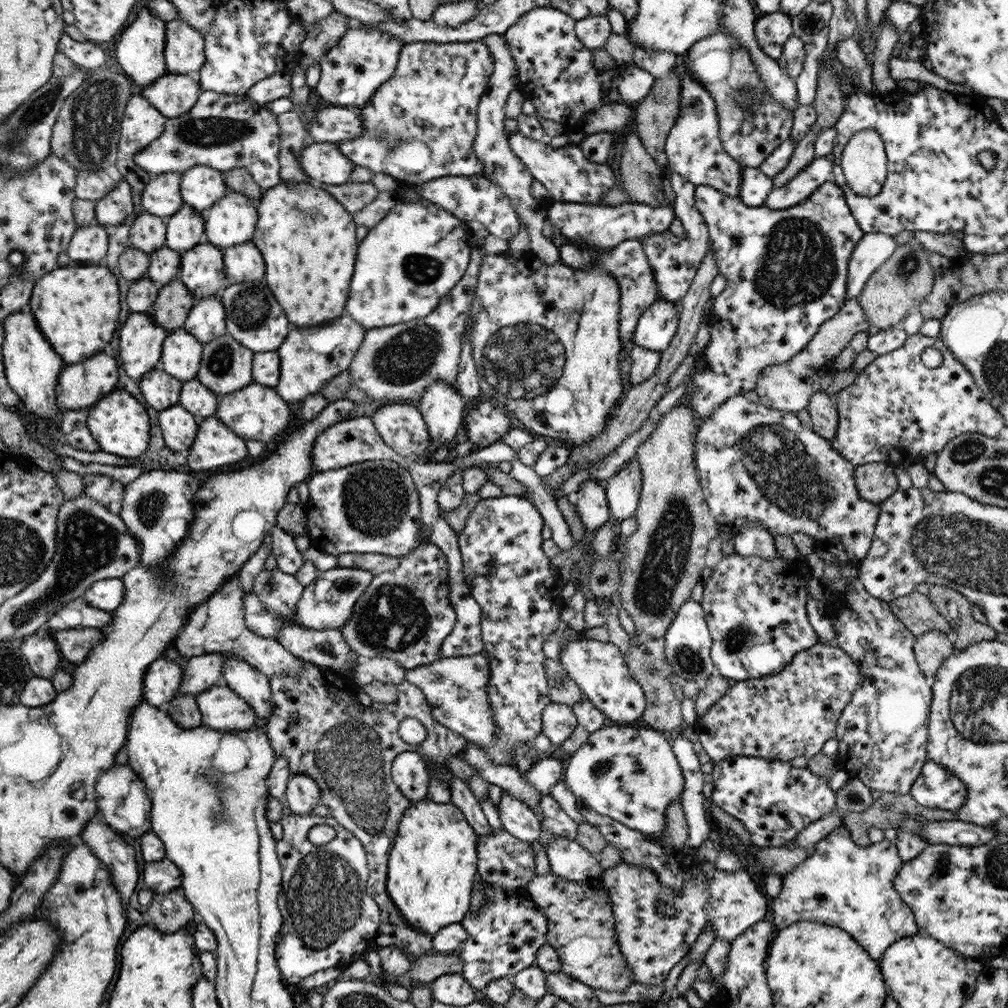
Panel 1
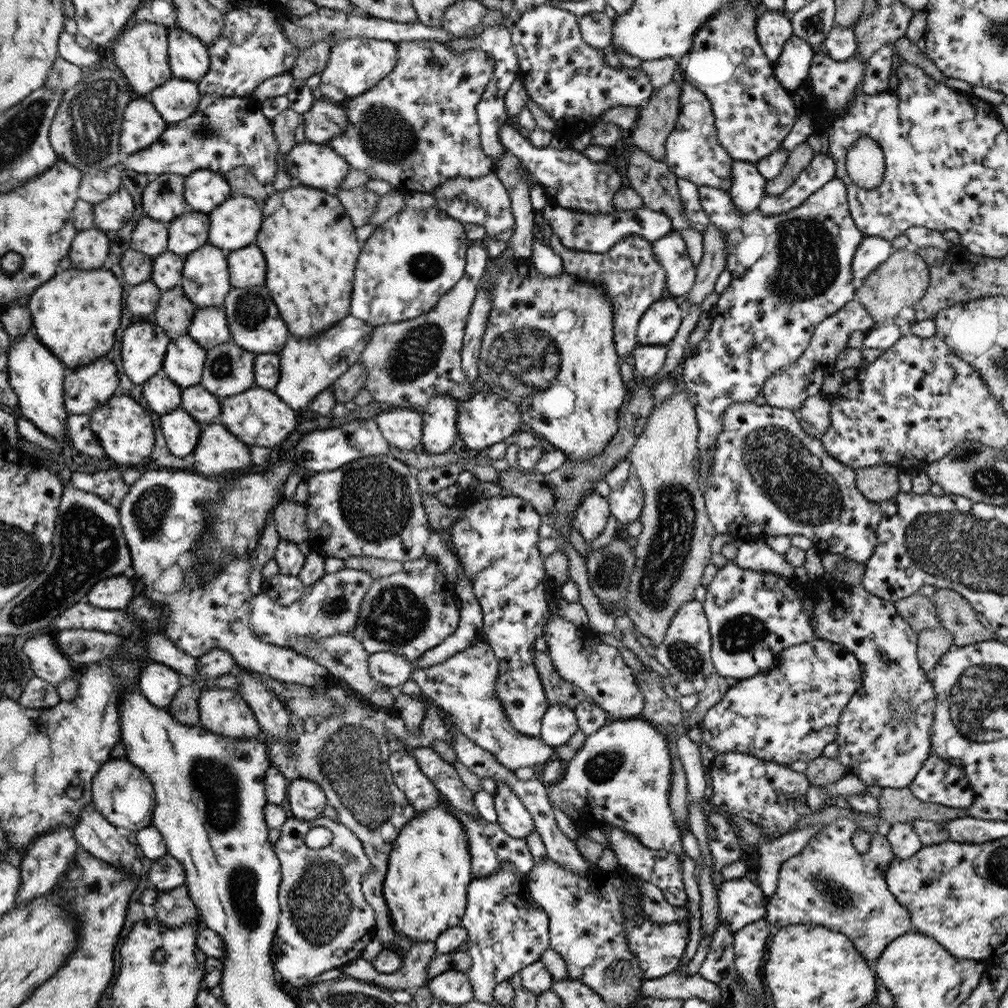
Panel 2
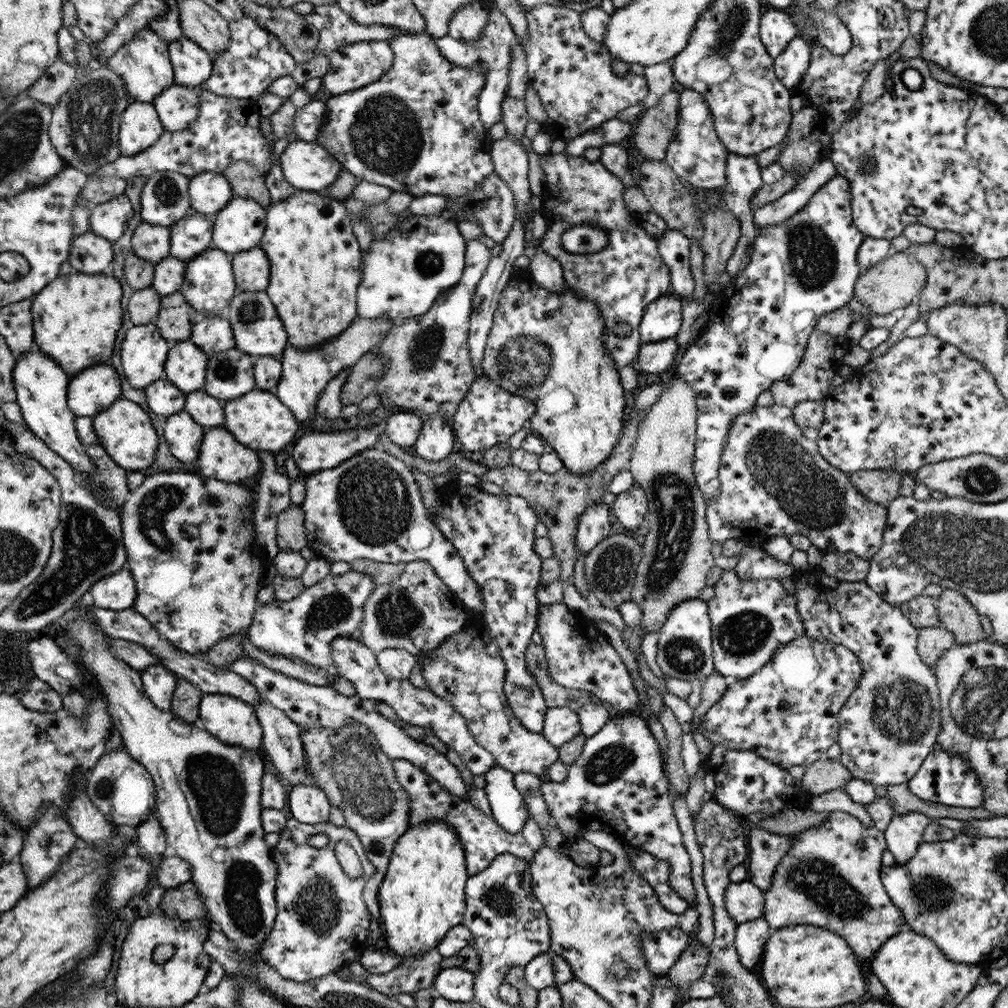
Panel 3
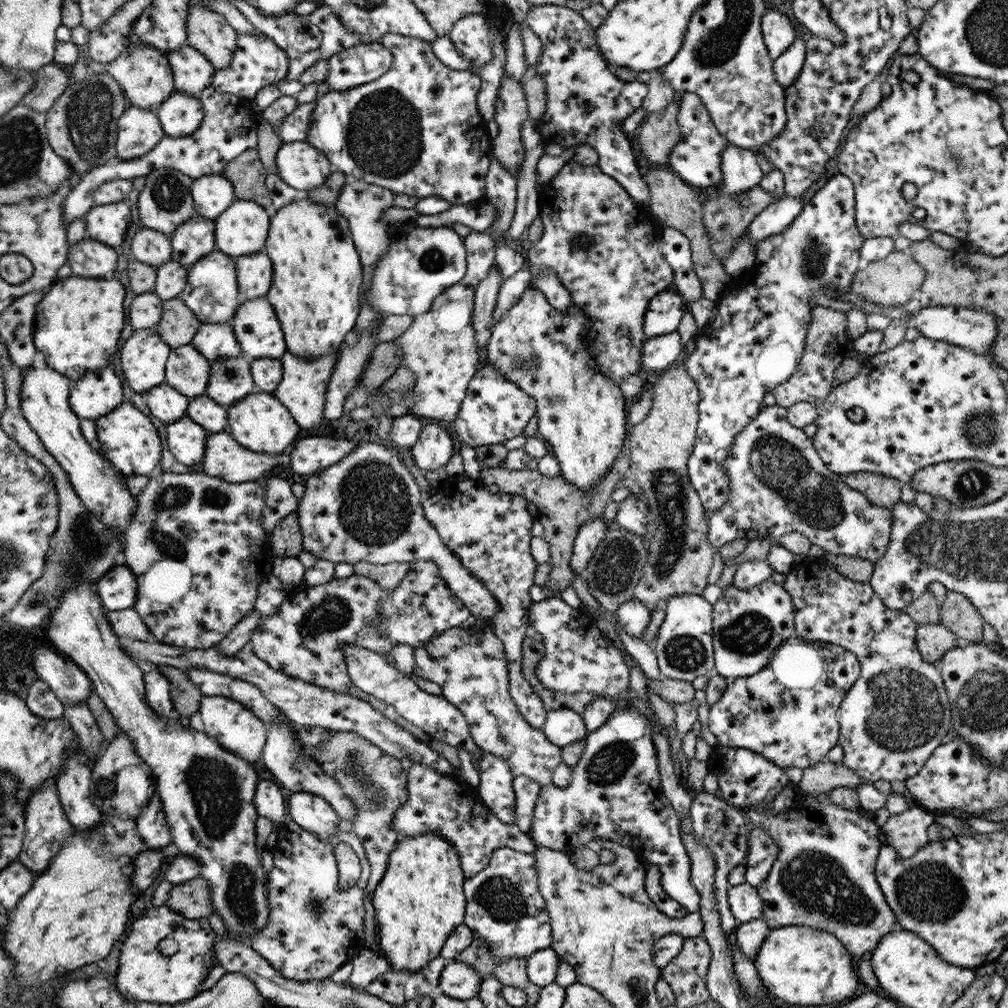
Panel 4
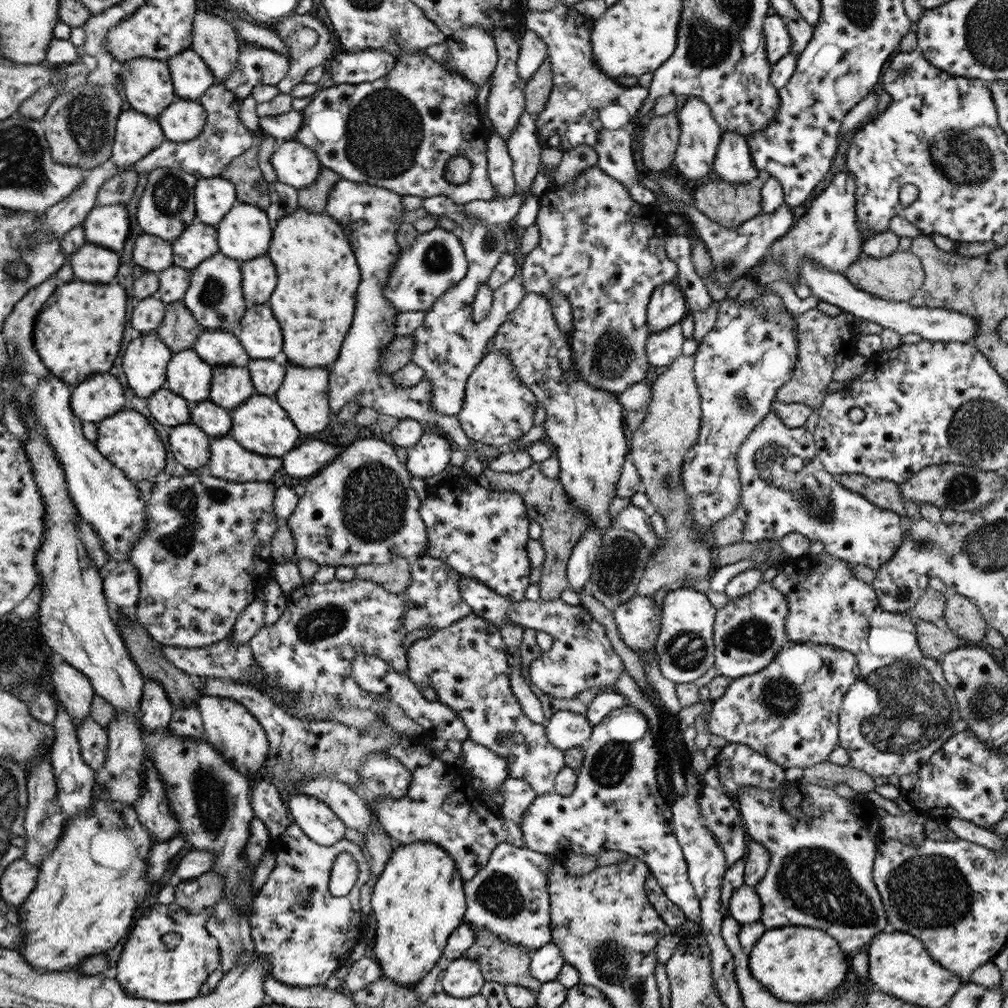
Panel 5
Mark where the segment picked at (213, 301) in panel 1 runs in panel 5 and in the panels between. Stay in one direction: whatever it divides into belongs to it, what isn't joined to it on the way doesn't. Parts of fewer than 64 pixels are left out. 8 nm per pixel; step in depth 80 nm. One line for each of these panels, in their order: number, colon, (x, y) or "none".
2: (210, 328)
3: (214, 334)
4: (215, 341)
5: (220, 349)

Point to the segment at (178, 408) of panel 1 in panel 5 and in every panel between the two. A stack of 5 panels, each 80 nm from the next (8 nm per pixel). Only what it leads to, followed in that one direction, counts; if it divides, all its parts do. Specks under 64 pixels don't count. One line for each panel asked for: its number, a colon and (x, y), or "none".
2: (181, 431)
3: (184, 435)
4: (187, 440)
5: (191, 447)

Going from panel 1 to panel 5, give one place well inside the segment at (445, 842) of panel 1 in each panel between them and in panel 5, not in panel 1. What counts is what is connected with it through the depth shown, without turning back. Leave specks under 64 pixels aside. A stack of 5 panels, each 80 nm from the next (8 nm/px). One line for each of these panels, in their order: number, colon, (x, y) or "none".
2: (429, 872)
3: (423, 896)
4: (420, 901)
5: (419, 900)

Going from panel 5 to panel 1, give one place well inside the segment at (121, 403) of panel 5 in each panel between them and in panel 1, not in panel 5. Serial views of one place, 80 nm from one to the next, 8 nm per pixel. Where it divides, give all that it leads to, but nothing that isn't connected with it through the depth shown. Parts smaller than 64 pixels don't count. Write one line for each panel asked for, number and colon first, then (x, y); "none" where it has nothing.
1: (82, 385)
2: (87, 388)
3: (97, 388)
4: (98, 393)

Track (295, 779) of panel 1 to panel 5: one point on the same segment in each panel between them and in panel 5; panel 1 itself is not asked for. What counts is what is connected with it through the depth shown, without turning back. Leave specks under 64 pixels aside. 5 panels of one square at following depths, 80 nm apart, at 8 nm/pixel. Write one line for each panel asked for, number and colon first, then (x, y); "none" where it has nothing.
2: (305, 799)
3: (308, 803)
4: (308, 809)
5: (319, 821)

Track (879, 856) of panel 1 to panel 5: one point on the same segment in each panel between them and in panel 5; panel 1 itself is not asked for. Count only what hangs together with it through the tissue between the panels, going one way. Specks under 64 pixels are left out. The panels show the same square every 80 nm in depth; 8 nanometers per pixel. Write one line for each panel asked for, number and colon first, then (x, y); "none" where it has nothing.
2: (829, 884)
3: (826, 880)
4: (824, 877)
5: (822, 847)

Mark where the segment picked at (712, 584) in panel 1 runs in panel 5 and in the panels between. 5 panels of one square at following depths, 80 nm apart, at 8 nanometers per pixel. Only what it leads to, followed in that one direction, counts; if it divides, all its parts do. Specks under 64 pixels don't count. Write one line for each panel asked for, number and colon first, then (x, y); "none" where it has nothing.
2: (753, 615)
3: (750, 619)
4: (749, 625)
5: (748, 631)

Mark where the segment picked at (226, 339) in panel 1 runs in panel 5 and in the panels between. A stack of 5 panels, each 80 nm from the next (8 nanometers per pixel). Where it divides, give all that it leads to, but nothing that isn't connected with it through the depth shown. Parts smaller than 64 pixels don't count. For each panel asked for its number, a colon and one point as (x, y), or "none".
2: (229, 370)
3: (230, 375)
4: (231, 380)
5: (232, 386)

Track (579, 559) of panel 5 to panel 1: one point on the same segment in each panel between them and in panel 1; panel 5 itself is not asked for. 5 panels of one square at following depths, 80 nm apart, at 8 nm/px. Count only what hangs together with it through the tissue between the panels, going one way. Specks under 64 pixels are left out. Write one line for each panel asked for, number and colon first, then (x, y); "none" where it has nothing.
1: (589, 501)
2: (590, 516)
3: (594, 525)
4: (591, 533)

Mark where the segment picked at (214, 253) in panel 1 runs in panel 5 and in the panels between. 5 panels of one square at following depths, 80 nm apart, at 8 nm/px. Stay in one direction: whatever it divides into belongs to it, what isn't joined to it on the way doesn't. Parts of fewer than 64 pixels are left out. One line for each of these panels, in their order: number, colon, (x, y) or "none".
2: (207, 281)
3: (210, 286)
4: (212, 292)
5: (215, 296)

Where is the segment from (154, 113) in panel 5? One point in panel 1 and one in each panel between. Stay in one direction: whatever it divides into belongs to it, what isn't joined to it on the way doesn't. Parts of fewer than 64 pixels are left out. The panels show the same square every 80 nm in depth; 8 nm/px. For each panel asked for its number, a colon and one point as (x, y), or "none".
1: (139, 49)
2: (141, 54)
3: (144, 63)
4: (145, 73)

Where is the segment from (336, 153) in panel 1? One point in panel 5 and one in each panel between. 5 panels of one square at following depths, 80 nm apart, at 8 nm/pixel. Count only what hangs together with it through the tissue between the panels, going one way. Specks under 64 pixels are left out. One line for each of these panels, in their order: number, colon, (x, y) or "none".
2: (317, 166)
3: (306, 165)
4: (300, 165)
5: (294, 164)

